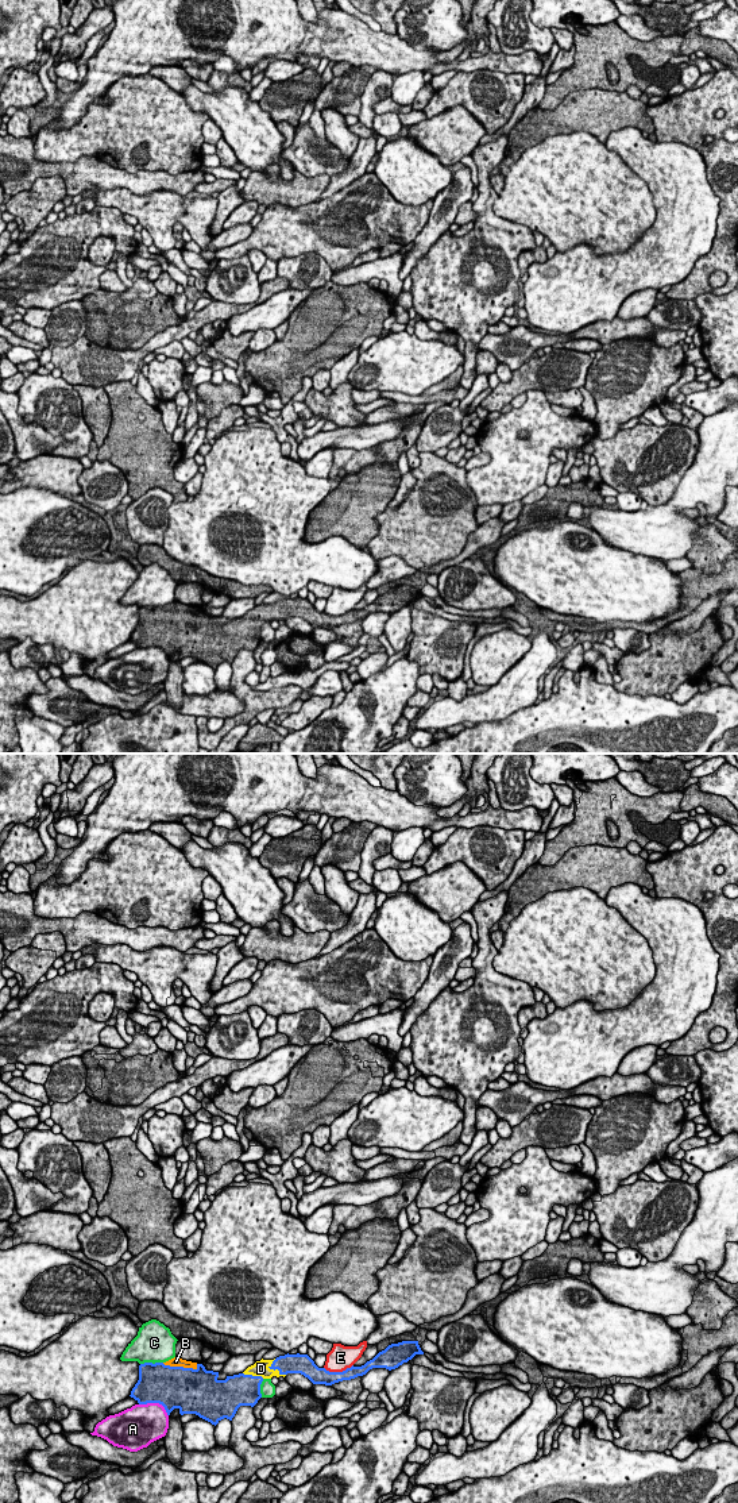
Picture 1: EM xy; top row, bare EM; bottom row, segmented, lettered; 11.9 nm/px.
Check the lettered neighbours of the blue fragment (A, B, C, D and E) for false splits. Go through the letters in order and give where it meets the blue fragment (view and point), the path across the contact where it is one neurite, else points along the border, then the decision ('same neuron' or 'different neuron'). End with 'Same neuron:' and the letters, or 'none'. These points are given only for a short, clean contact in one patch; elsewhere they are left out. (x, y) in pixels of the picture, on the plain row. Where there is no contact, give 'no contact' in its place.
A: contact xy (155, 646); different neuron
B: contact xy (180, 611); same neuron
C: contact xy (151, 607); different neuron
D: contact xy (274, 613); same neuron
E: contact xy (337, 616); different neuron
Same neuron: B, D

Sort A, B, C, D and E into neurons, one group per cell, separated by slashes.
A / B D / C / E

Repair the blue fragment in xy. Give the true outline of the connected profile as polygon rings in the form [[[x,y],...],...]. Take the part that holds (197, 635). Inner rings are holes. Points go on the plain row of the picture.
[[[402,585],[389,589],[362,610],[343,616],[318,612],[308,598],[285,598],[275,604],[260,604],[243,617],[219,624],[219,616],[206,614],[202,608],[174,601],[166,606],[139,609],[139,624],[131,635],[139,648],[159,647],[167,659],[174,652],[179,658],[196,658],[217,668],[221,663],[232,664],[240,650],[254,651],[262,641],[260,628],[273,620],[301,617],[313,628],[332,629],[366,618],[372,612],[398,612],[416,598],[424,598],[418,585]]]

